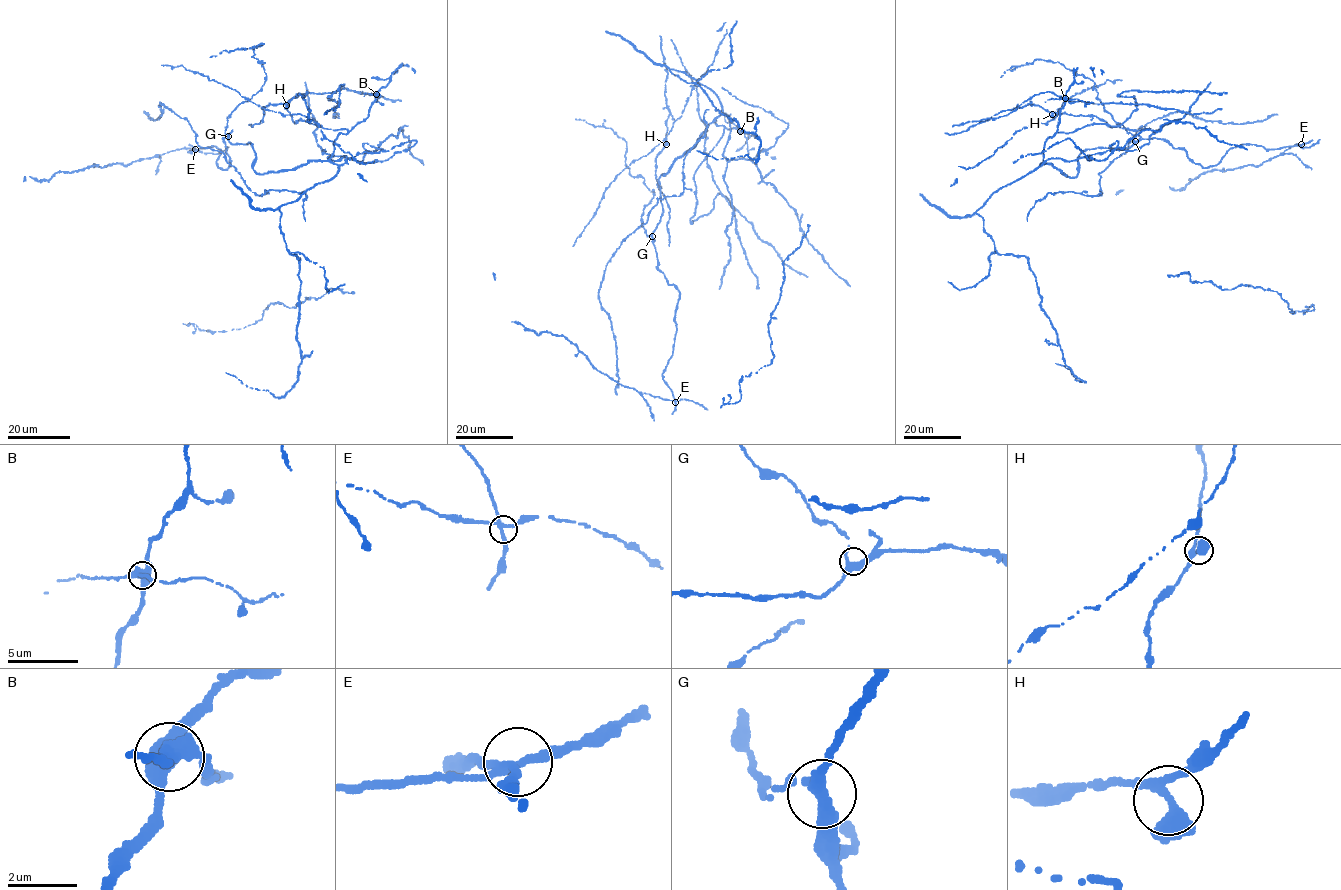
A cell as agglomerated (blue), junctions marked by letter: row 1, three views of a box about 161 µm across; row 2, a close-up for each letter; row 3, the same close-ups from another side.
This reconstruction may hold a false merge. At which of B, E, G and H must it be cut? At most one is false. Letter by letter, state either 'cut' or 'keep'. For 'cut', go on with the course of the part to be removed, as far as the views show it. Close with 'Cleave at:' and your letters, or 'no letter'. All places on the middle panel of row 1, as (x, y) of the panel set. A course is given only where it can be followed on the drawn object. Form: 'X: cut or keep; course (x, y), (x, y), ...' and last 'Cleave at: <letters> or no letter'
B: cut; course (740, 132), (743, 131), (747, 140), (751, 158)
E: keep
G: keep
H: keep
Cleave at: B

